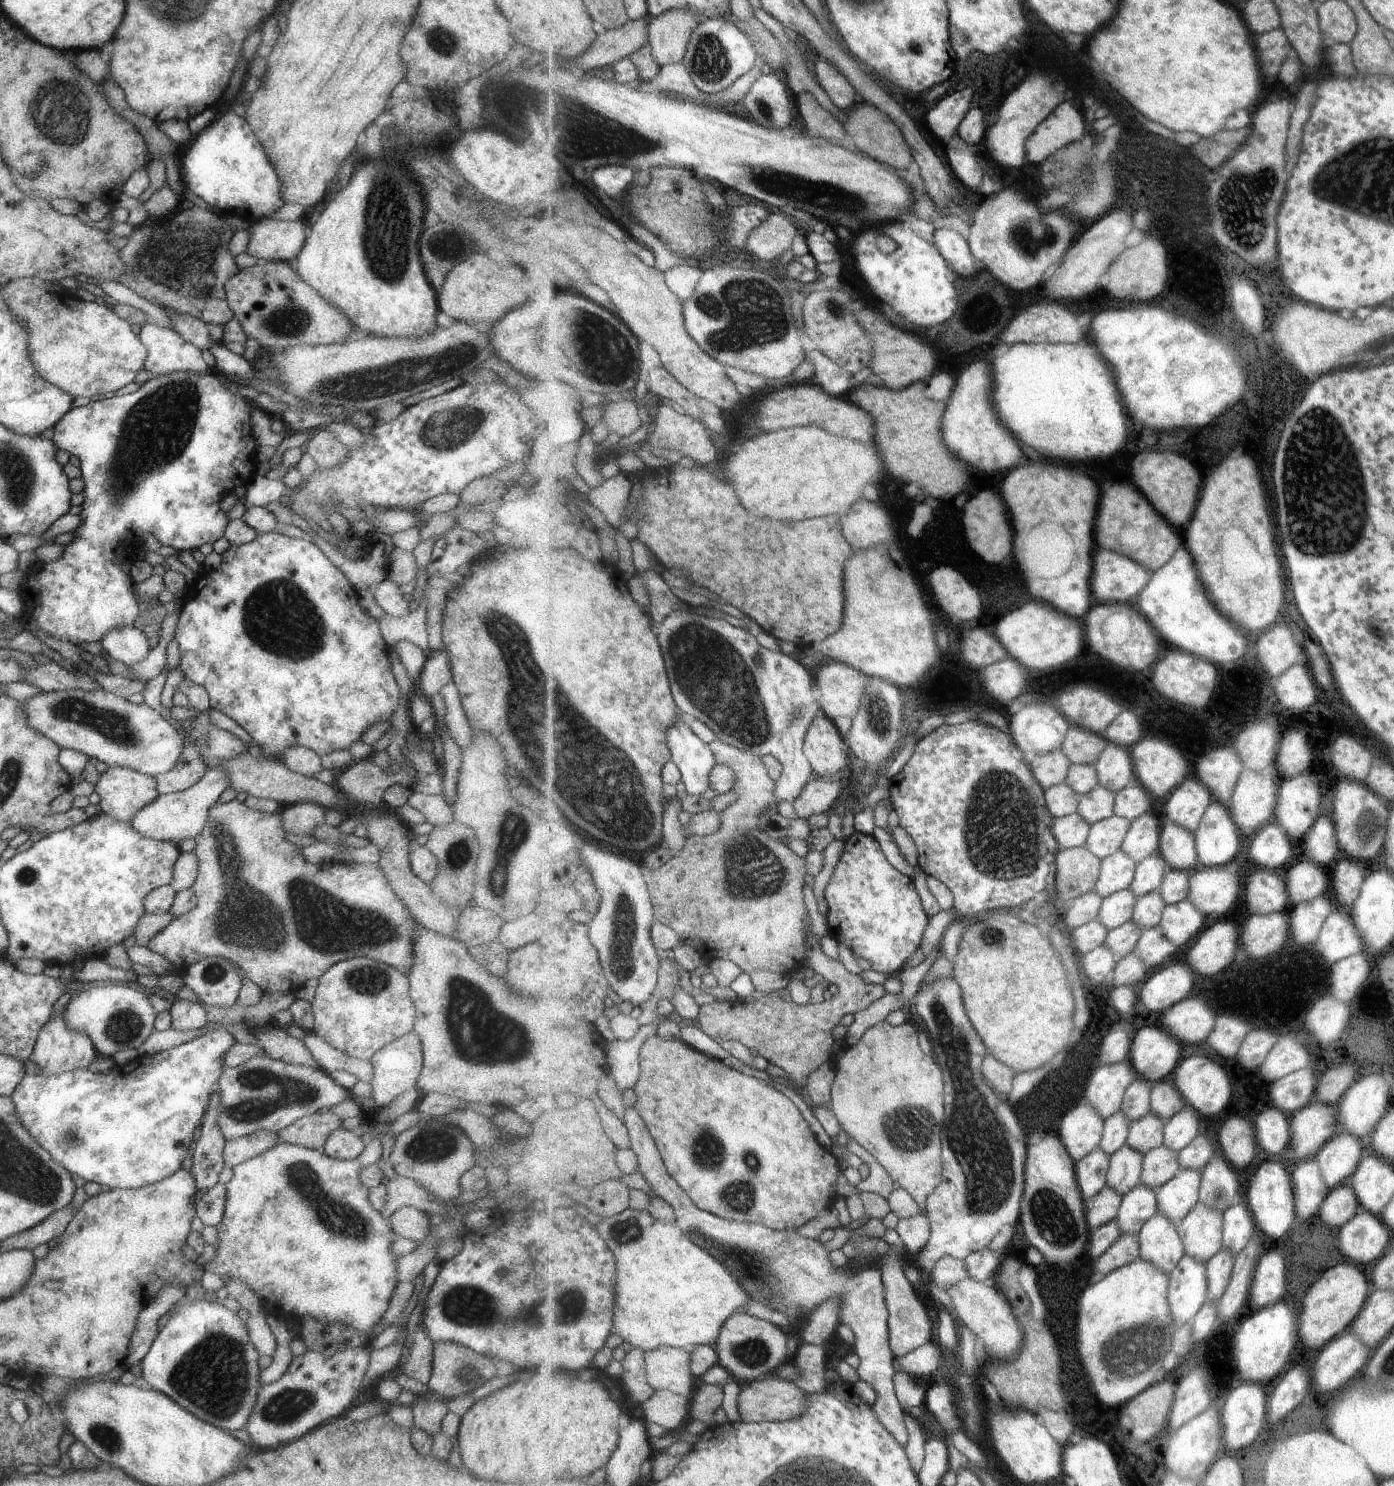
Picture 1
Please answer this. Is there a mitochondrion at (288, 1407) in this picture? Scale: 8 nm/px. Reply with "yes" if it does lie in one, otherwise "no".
yes

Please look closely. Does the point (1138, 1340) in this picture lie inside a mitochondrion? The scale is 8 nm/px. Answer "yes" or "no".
yes

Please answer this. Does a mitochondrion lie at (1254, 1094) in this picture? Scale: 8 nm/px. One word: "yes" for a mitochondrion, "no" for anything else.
no

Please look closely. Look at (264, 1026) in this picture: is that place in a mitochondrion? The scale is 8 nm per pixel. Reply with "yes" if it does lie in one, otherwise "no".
no

